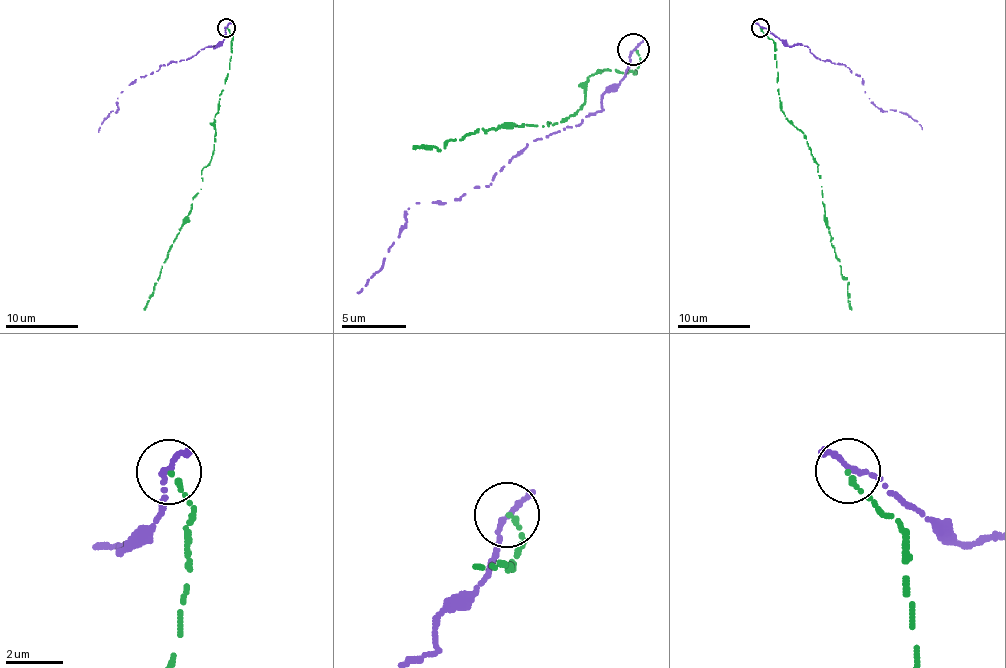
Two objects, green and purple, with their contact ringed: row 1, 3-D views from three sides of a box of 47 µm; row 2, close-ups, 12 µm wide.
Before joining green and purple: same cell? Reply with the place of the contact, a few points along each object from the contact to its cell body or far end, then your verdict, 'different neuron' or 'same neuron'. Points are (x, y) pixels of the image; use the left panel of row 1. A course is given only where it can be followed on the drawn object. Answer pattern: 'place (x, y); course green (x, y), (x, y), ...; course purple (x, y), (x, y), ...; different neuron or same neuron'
place (226, 27); course green (226, 28), (232, 36), (228, 77), (214, 117), (212, 158), (202, 169), (188, 220), (143, 310); course purple (226, 28), (215, 47), (135, 79), (99, 131); different neuron

